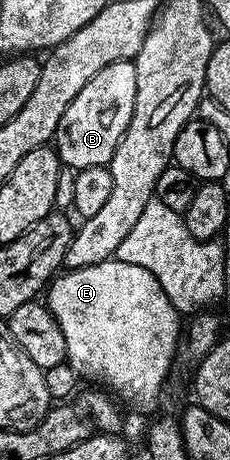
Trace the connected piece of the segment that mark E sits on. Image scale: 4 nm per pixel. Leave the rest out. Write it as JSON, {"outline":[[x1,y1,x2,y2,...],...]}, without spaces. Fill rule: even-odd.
{"outline":[[110,259,103,263,95,263,95,267,71,269,54,276,47,286,48,293,47,304,51,315,55,315,60,329,63,330,63,339,67,339,67,364,77,372,78,378,85,380,86,377,89,381,98,381,101,384,98,386,104,387,110,394,120,398,122,402,125,400,137,413,156,414,158,412,157,400,160,399,161,392,165,389,165,380,168,379,169,372,173,369,173,360,179,357,179,346,183,341,182,314,177,306,173,304,170,297,163,291,163,287,159,287,159,279,155,279,155,275,151,275,151,271,143,271,143,267,135,267,135,263,123,263,116,259]]}

